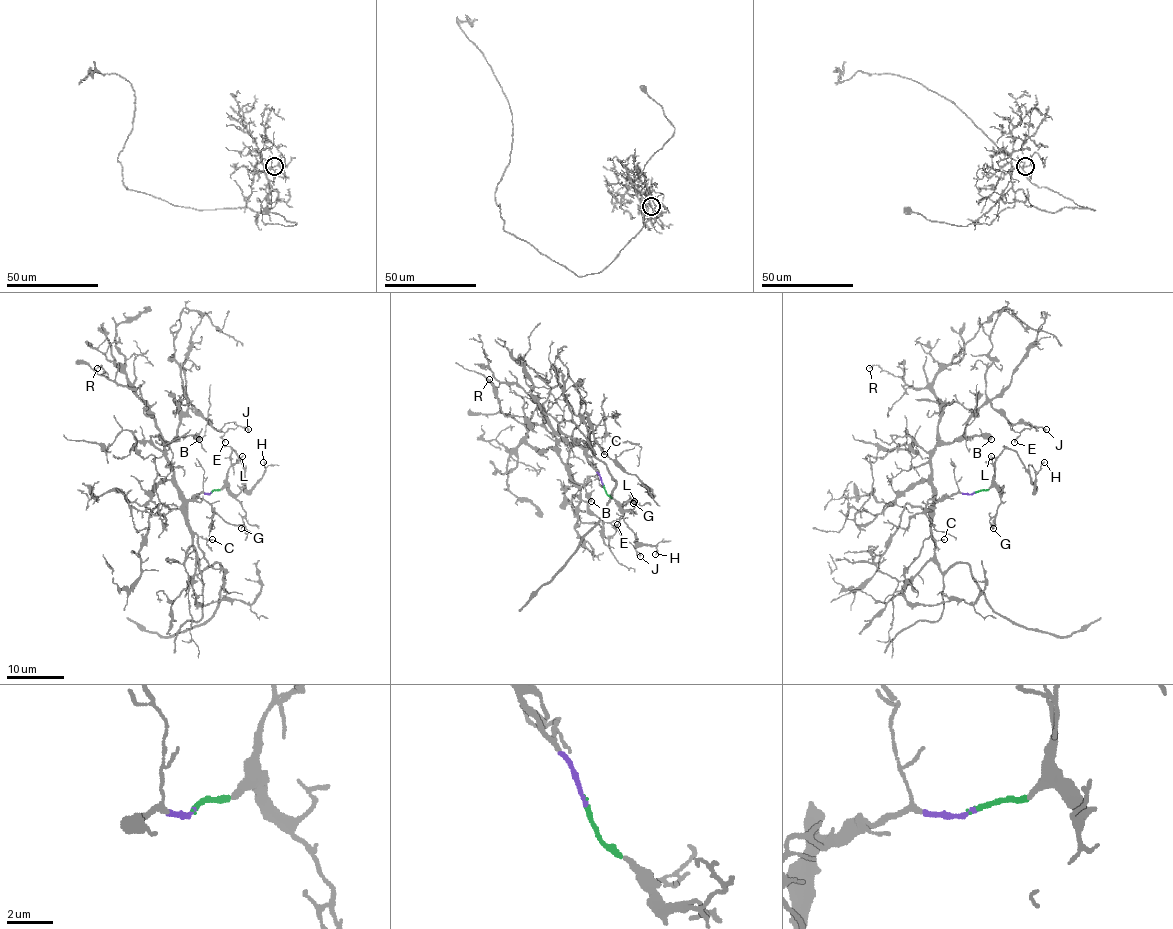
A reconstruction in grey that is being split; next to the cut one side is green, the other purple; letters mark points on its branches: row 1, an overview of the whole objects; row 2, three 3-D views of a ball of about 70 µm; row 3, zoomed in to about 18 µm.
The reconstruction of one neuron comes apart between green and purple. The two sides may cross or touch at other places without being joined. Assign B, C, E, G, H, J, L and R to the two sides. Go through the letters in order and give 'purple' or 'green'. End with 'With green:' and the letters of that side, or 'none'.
B: purple
C: purple
E: purple
G: green
H: green
J: purple
L: green
R: purple
With green: G, H, L

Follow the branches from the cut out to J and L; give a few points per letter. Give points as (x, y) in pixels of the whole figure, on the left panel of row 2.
J: (211, 491), (189, 499), (176, 483), (165, 447), (179, 417), (189, 402), (224, 433), (248, 430)
L: (211, 491), (225, 483), (226, 471), (242, 456)

